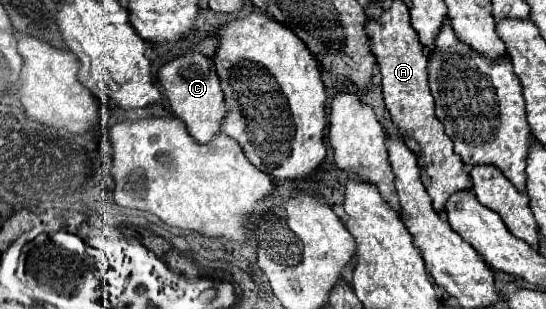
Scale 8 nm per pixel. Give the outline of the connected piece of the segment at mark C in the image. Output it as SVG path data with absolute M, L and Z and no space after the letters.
M189 52L185 56L169 60L165 66L159 68L157 78L161 88L171 104L171 110L177 118L181 118L197 142L209 142L209 138L219 132L219 122L225 114L223 94L219 88L219 78L215 74L213 62L197 52Z

